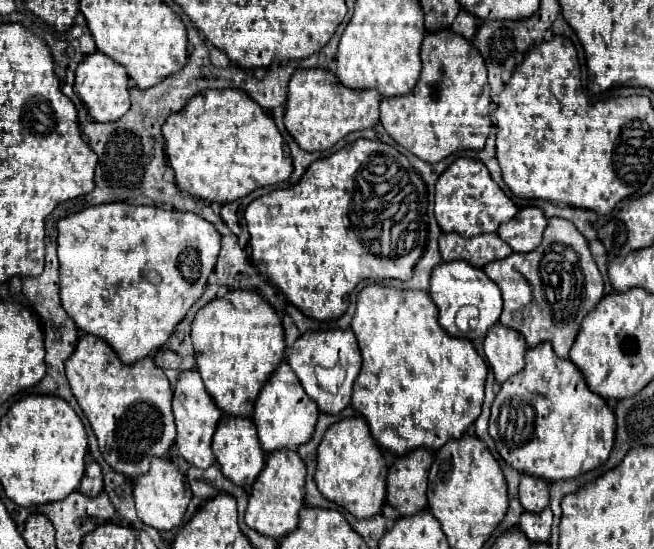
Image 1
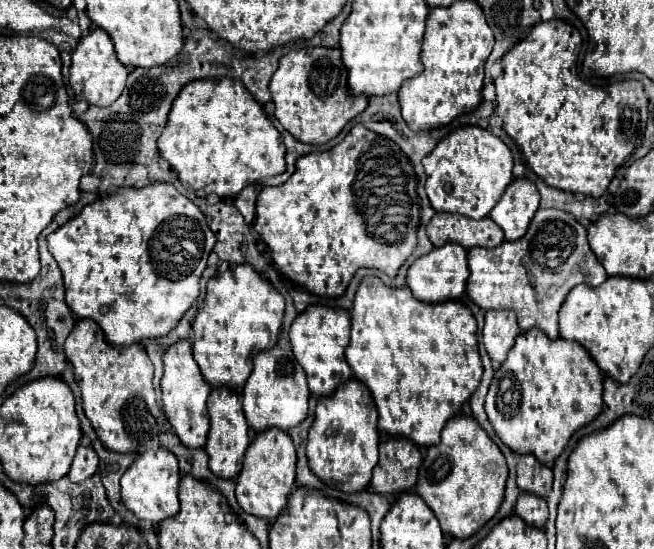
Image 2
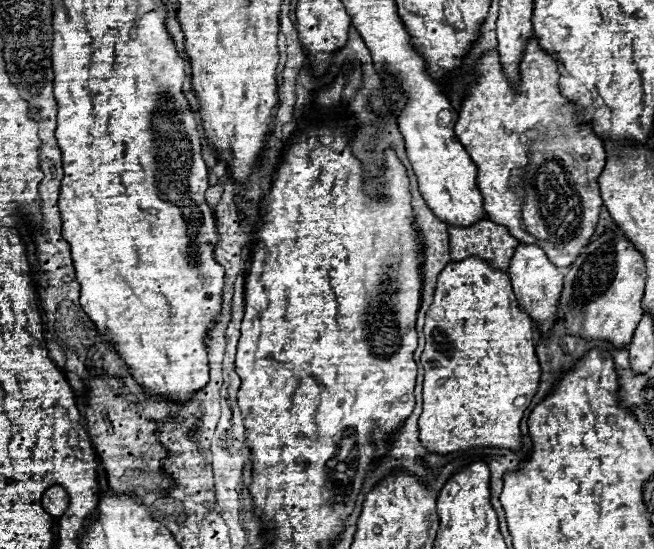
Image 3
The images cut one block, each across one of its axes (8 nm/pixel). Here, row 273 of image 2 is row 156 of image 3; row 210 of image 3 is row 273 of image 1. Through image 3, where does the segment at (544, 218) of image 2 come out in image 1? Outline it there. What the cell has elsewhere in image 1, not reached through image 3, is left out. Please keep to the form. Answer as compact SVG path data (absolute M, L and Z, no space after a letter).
M564 218L548 220L544 240L534 252L514 252L504 260L492 262L484 272L502 292L504 310L500 324L520 332L528 348L550 342L560 358L568 358L582 320L604 298L604 280L588 250L586 238Z

